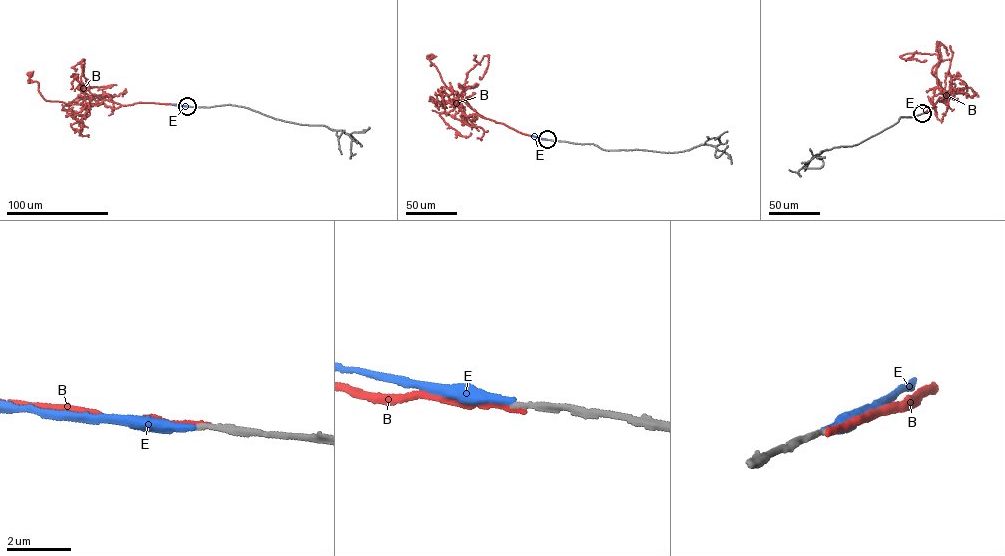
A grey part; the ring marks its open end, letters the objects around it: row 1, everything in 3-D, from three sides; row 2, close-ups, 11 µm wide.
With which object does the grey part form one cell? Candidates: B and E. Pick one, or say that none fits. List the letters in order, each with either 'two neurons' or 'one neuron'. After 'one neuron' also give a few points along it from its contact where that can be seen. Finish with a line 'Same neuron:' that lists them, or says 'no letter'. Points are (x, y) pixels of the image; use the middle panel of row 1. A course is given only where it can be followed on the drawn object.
B: two neurons
E: one neuron; it runs (547, 139), (532, 135)
Same neuron: E

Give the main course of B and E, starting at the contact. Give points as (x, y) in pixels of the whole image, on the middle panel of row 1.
B: (547, 139), (519, 132), (477, 114), (466, 116), (435, 66), (430, 65), (433, 64), (427, 55), (431, 55)
E: (547, 139), (532, 135)

